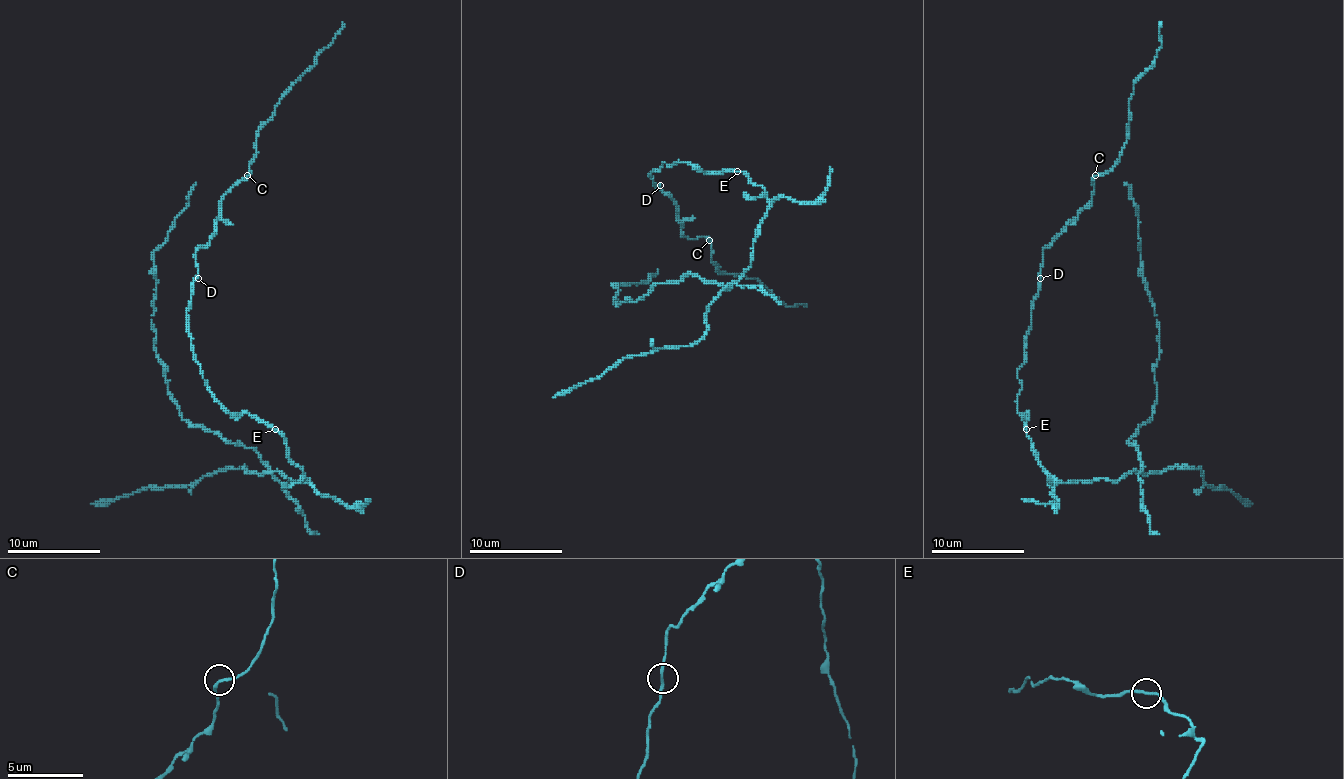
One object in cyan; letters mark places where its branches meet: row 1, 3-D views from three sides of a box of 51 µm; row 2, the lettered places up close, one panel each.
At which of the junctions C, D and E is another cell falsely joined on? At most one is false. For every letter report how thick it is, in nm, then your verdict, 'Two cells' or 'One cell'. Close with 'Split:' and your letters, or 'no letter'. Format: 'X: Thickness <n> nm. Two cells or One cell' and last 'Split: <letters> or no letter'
C: Thickness 200 nm. One cell
D: Thickness 190 nm. One cell
E: Thickness 190 nm. One cell
Split: no letter

